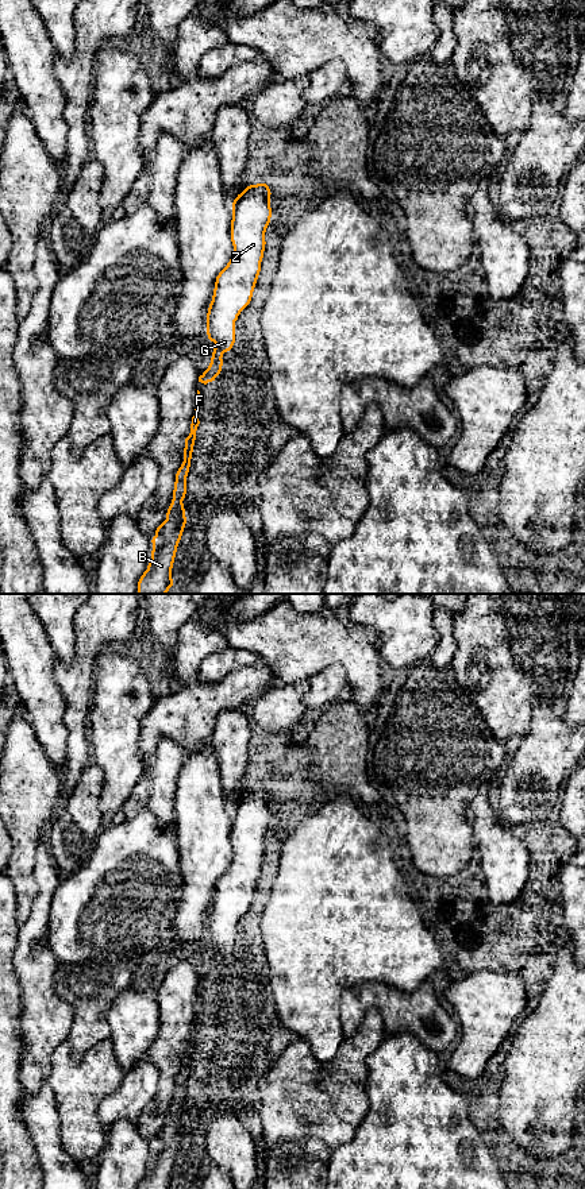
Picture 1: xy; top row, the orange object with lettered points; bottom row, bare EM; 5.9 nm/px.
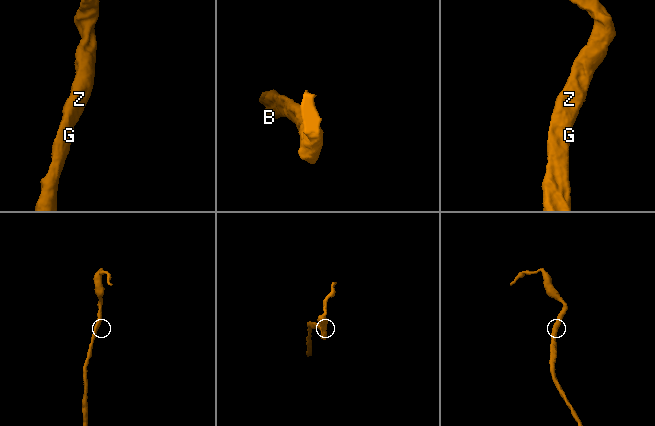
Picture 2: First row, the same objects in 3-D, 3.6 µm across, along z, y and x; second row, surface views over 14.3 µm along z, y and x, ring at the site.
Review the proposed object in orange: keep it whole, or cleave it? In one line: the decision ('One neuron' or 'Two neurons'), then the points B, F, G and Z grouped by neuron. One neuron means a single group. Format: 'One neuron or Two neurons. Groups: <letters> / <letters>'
One neuron. Groups: B F G Z

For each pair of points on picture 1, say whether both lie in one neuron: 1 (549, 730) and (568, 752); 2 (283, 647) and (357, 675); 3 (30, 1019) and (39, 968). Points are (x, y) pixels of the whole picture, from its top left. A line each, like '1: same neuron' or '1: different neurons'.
1: same neuron
2: same neuron
3: same neuron

